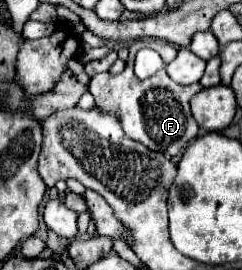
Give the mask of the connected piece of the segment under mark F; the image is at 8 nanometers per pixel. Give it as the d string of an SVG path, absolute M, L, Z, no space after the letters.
M137 39L129 47L129 59L127 59L125 71L119 73L119 75L99 73L99 75L91 77L89 91L95 97L97 107L103 107L103 111L115 111L115 113L119 113L119 121L123 123L123 131L125 131L125 135L129 139L135 139L135 141L143 143L151 151L159 151L159 153L163 153L167 157L175 157L199 133L199 125L195 123L195 119L191 115L189 101L203 87L201 87L201 83L193 83L193 85L187 85L187 87L179 85L179 83L175 83L175 81L169 79L169 75L167 75L165 69L157 71L149 79L143 79L143 81L137 79L137 75L133 71L133 61L135 61L135 53L139 49L143 49L143 47L155 49L165 63L173 61L175 55L177 55L177 47L173 43L159 41L159 39Z

